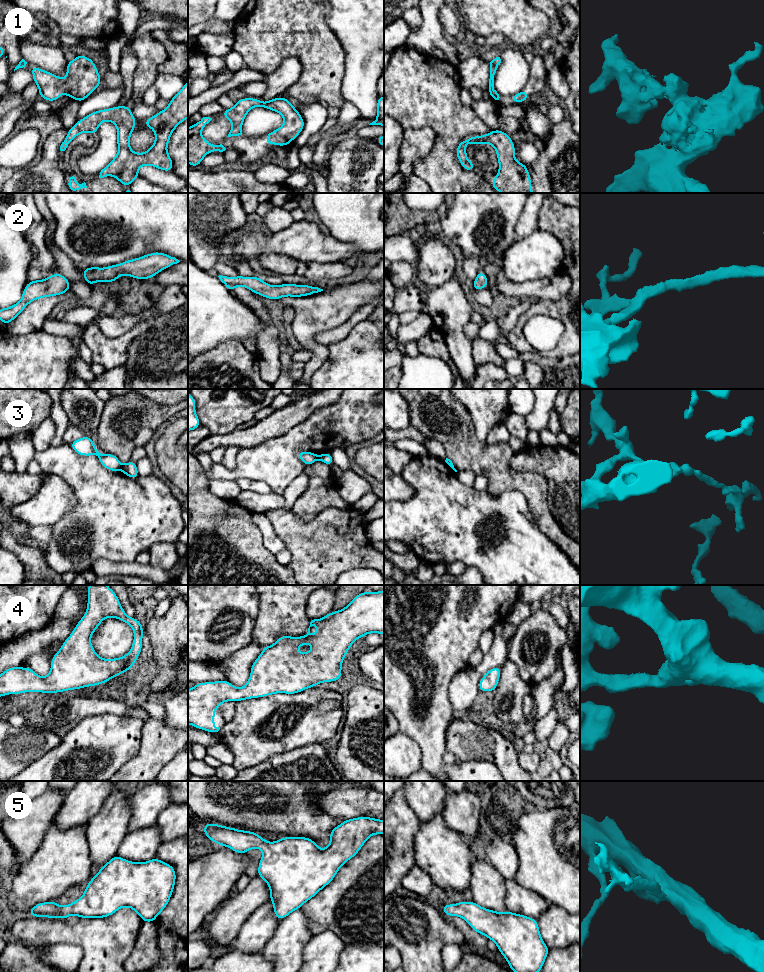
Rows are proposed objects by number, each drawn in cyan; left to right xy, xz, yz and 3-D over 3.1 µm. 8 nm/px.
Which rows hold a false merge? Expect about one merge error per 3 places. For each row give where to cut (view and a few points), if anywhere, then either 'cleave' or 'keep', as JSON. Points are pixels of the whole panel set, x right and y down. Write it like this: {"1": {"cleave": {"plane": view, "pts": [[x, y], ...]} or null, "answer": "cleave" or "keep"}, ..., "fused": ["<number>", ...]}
{"1": {"cleave": null, "answer": "keep"}, "2": {"cleave": null, "answer": "keep"}, "3": {"cleave": {"plane": "xy", "pts": [[122, 466], [120, 469]]}, "answer": "cleave"}, "4": {"cleave": null, "answer": "keep"}, "5": {"cleave": null, "answer": "keep"}, "fused": ["3"]}

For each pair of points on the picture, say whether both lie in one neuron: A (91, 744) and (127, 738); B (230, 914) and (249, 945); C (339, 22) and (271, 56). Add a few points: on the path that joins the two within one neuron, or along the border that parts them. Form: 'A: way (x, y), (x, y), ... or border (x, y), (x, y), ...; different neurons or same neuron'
A: way (100, 744), (118, 738); same neuron
B: border (254, 911), (243, 924), (239, 933), (227, 945); different neurons
C: border (328, 10), (326, 23), (342, 47); different neurons

